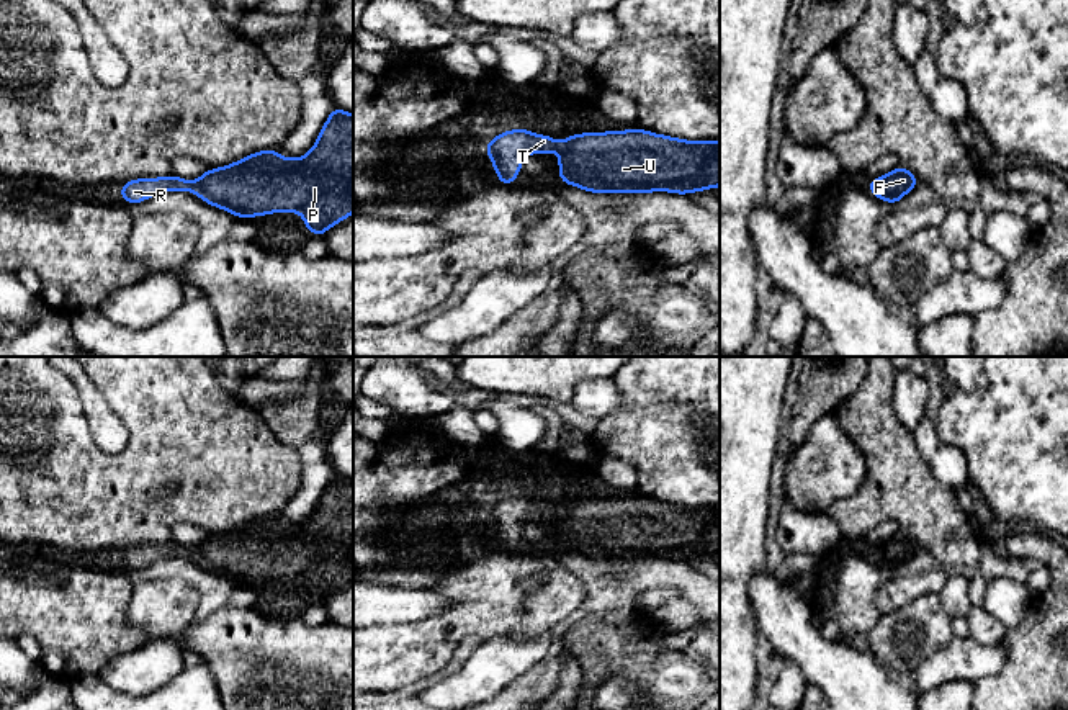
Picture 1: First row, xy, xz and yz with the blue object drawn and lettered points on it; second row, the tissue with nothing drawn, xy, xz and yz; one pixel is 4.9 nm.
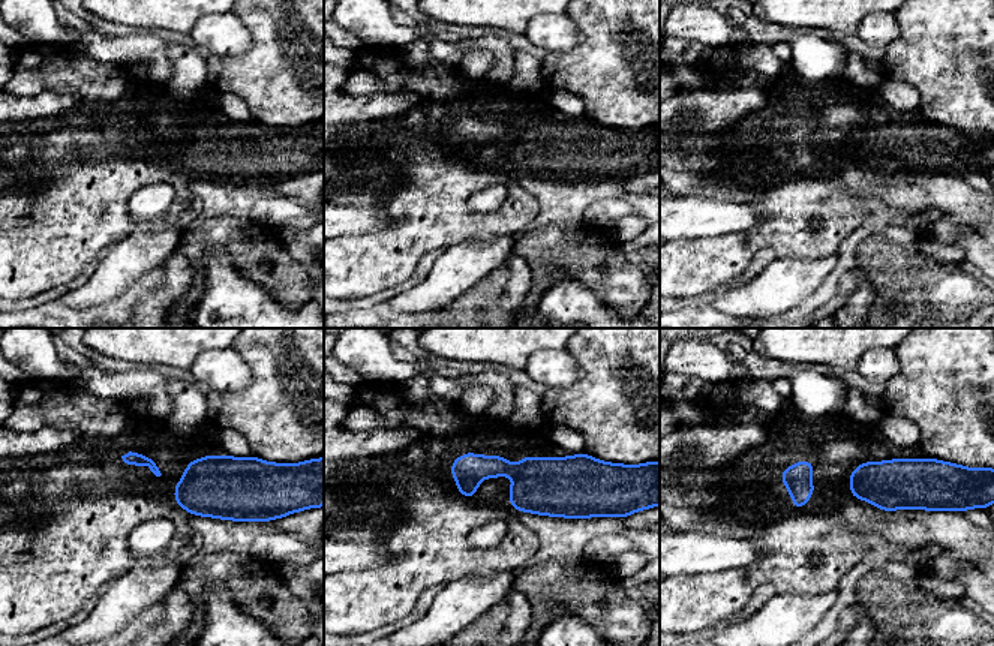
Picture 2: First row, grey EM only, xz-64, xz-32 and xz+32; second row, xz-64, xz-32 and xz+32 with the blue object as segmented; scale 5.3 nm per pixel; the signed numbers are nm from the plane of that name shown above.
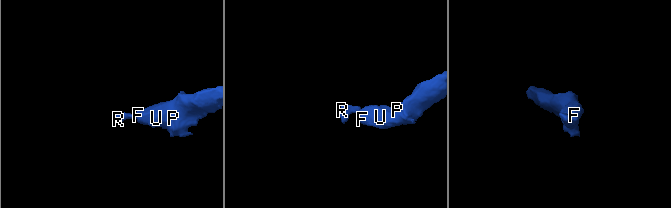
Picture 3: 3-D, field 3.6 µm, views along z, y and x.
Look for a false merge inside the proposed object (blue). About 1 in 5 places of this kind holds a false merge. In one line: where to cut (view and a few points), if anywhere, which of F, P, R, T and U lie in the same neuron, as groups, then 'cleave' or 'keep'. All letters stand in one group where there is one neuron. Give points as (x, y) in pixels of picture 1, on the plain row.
no cut; F P R T U; keep

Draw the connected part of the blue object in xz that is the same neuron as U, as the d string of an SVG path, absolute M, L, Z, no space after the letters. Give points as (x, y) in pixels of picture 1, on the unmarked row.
M641 494L572 499L563 509L532 496L510 496L491 506L484 519L502 551L515 548L527 522L558 519L559 546L590 559L690 561L720 553L718 507L685 507Z

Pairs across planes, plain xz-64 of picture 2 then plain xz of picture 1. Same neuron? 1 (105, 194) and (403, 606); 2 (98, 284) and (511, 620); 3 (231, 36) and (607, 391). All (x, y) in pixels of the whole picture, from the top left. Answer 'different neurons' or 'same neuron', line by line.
1: different neurons
2: different neurons
3: same neuron

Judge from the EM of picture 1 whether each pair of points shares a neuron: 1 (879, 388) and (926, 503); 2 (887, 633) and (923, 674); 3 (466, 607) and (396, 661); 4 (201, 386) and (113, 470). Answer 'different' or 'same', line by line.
1: same
2: different
3: same
4: same

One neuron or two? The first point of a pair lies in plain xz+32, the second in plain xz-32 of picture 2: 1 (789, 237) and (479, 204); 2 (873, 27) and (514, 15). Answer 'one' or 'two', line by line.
1: two
2: two

